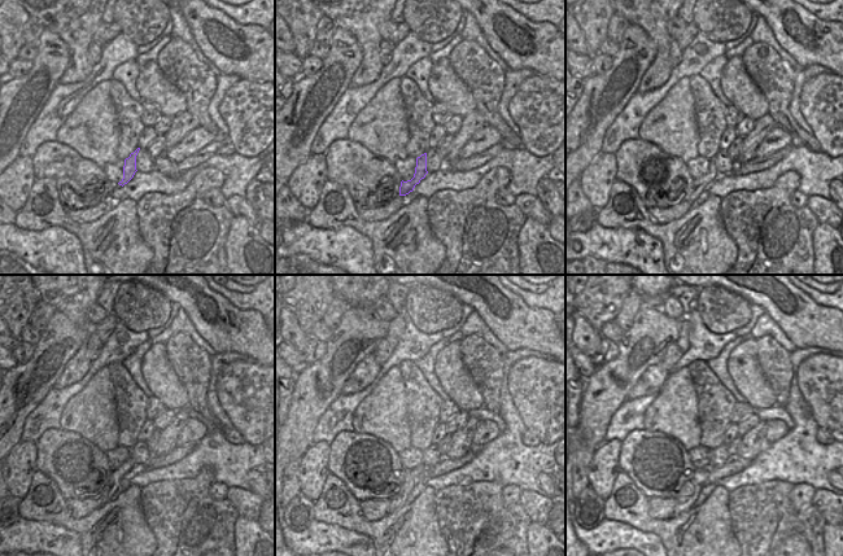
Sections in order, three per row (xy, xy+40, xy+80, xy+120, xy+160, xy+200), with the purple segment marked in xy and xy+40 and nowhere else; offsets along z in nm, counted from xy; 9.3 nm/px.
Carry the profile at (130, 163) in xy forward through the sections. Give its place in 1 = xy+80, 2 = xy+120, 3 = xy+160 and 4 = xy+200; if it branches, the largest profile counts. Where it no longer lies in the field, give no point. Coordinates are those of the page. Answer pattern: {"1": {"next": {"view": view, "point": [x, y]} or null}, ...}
{"1": {"next": {"view": "xy+80", "point": [698, 185]}}, "2": {"next": {"view": "xy+120", "point": [117, 474]}}, "3": {"next": {"view": "xy+160", "point": [397, 498]}}, "4": {"next": {"view": "xy+200", "point": [689, 493]}}}

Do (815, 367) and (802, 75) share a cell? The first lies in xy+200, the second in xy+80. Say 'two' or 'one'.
two

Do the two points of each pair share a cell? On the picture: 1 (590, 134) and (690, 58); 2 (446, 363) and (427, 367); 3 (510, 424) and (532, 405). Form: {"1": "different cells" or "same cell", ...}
{"1": "different cells", "2": "different cells", "3": "different cells"}

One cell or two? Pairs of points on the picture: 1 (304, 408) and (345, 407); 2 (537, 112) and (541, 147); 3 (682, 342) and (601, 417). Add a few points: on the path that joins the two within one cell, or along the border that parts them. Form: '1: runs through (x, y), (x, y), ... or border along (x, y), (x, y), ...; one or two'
1: border along (340, 393), (322, 414), (313, 433); two
2: runs through (541, 121), (541, 138); one
3: border along (681, 319), (678, 337), (675, 341); two

